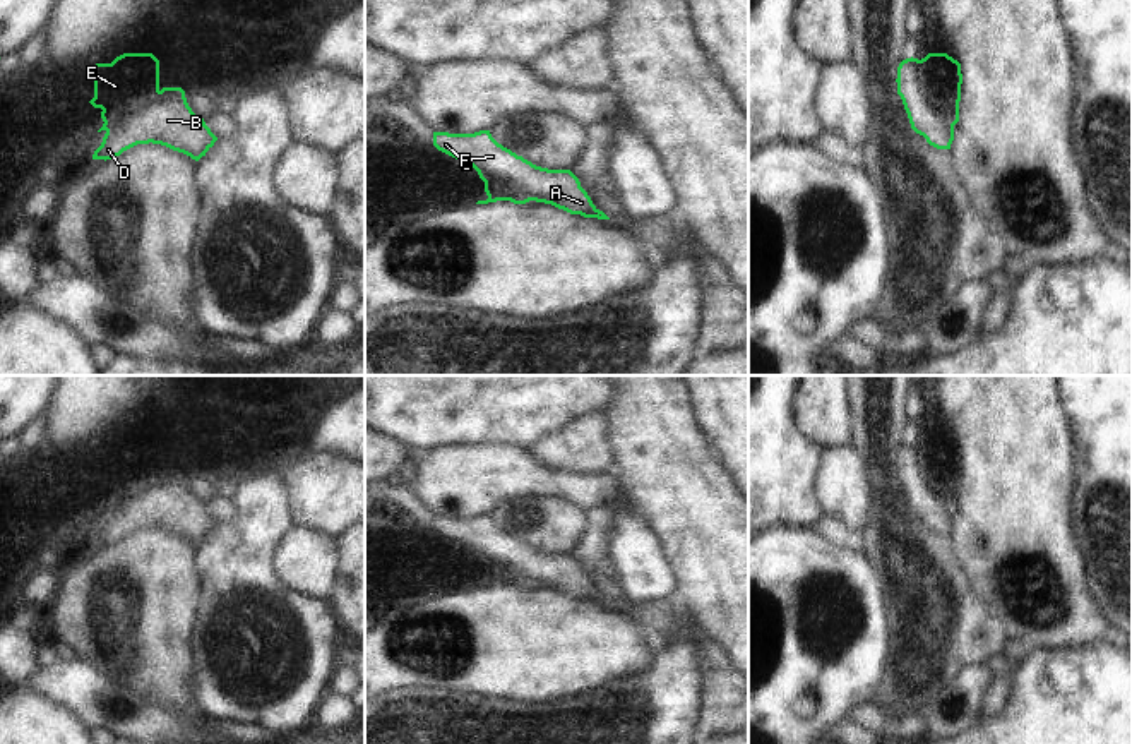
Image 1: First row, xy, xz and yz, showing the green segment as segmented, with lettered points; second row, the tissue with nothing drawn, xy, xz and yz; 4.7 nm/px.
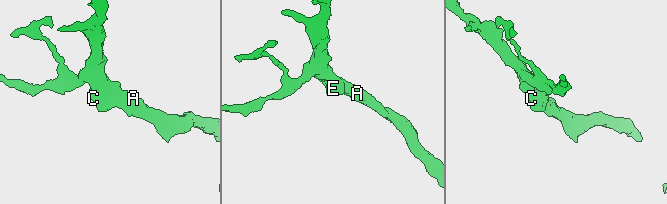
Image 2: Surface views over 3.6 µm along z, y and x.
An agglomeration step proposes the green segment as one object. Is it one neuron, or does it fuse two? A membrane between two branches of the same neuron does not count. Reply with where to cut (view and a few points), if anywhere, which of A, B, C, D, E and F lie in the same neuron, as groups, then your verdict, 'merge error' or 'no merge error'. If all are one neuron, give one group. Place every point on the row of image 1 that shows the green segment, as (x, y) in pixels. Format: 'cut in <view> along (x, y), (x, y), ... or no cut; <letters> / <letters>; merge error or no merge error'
no cut; A B C D E F; no merge error

